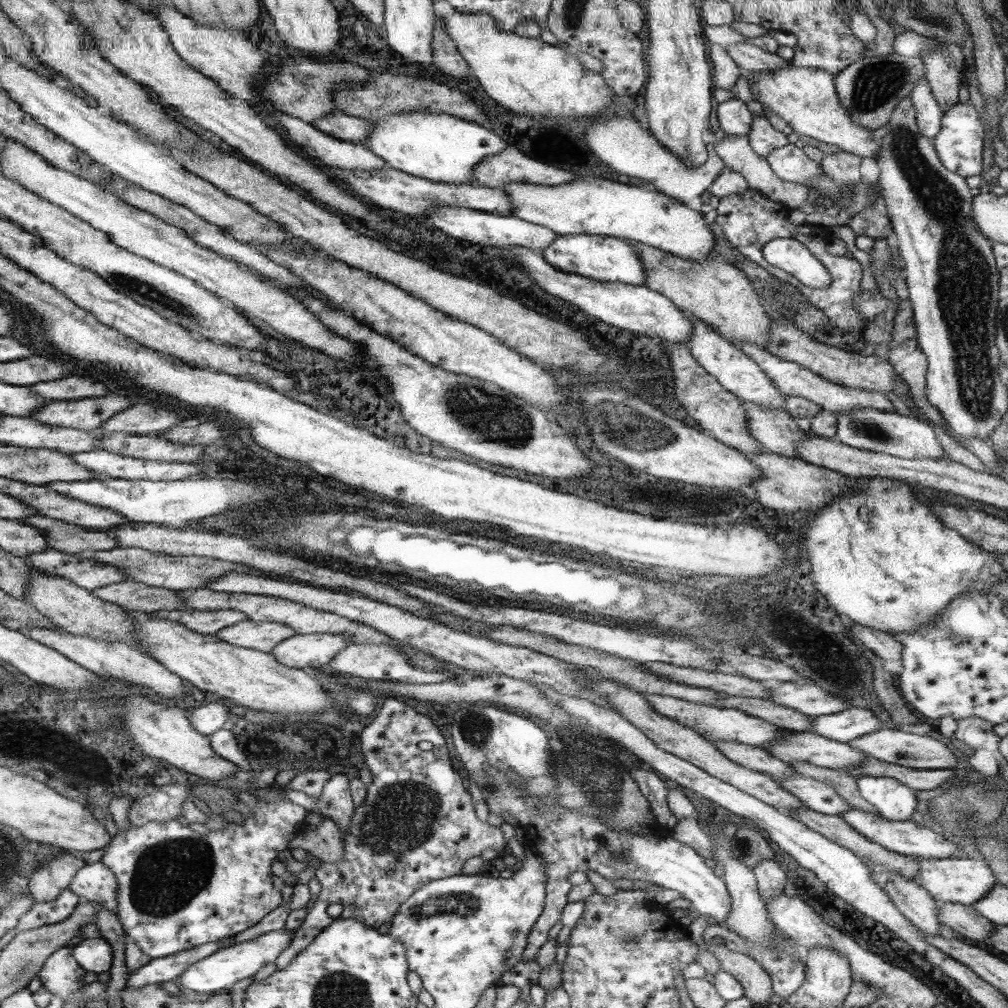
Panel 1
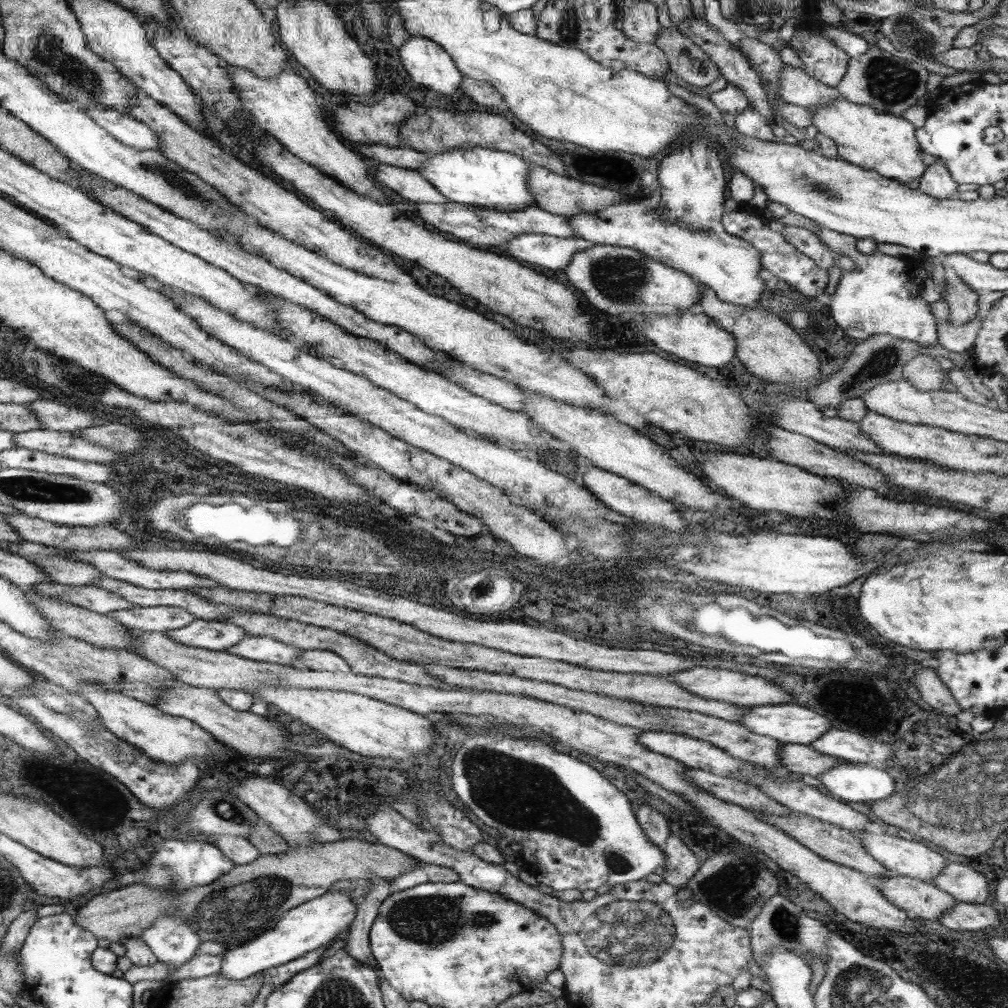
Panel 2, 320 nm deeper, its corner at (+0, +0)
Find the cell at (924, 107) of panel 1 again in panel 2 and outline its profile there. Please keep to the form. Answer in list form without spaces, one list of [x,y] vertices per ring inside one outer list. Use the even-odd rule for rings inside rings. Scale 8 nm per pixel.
[[[940,159],[938,163],[927,166],[927,171],[919,178],[918,189],[932,197],[951,198],[958,194],[958,183],[951,177],[947,166]]]

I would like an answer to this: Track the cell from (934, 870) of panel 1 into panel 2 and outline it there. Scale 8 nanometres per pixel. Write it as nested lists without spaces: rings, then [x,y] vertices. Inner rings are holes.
[[[858,832],[856,838],[860,839],[861,845],[871,854],[884,868],[896,876],[907,876],[917,878],[924,882],[933,882],[933,878],[943,870],[945,862],[944,856],[938,852],[926,848],[926,845],[920,842],[904,840],[897,835],[892,834],[870,834],[870,832]]]

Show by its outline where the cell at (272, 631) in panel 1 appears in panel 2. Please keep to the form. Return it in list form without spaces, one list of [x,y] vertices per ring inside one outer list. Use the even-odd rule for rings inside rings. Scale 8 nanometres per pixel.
[[[198,618],[190,626],[166,634],[182,644],[213,651],[224,651],[250,636],[241,626]]]

